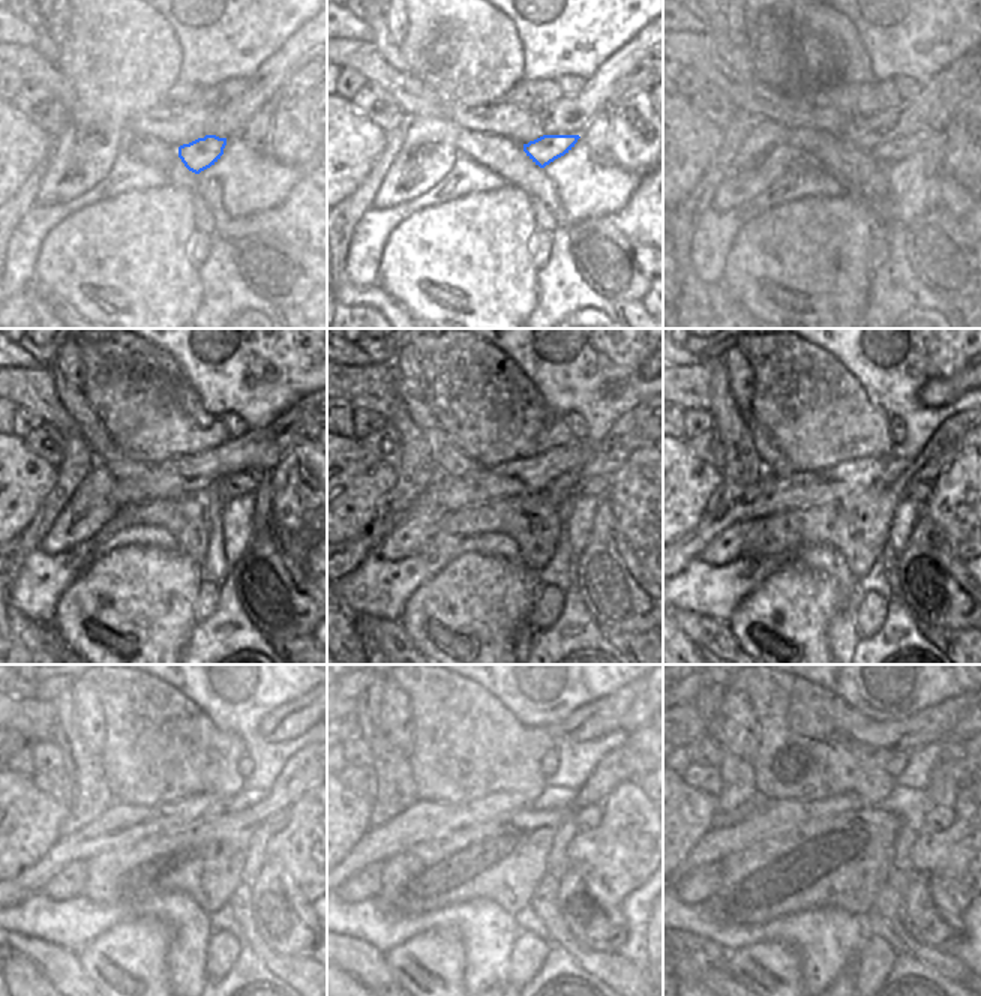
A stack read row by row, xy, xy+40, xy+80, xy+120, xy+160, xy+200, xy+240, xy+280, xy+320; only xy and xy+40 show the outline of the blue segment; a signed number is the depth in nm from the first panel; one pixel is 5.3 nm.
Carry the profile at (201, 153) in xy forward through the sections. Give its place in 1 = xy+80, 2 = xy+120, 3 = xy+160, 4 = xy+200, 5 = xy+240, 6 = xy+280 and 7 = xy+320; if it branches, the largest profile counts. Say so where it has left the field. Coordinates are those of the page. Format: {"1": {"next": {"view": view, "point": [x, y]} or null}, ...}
{"1": {"next": {"view": "xy+80", "point": [896, 150]}}, "2": {"next": {"view": "xy+120", "point": [239, 483]}}, "3": {"next": {"view": "xy+160", "point": [591, 483]}}, "4": {"next": {"view": "xy+200", "point": [923, 485]}}, "5": {"next": {"view": "xy+240", "point": [258, 813]}}, "6": {"next": {"view": "xy+280", "point": [593, 816]}}, "7": {"next": {"view": "xy+320", "point": [939, 818]}}}

